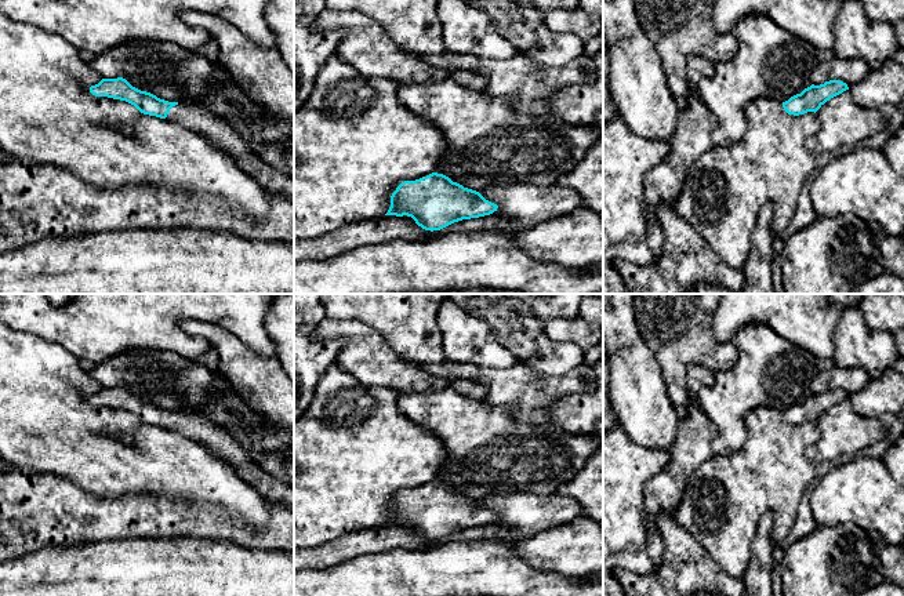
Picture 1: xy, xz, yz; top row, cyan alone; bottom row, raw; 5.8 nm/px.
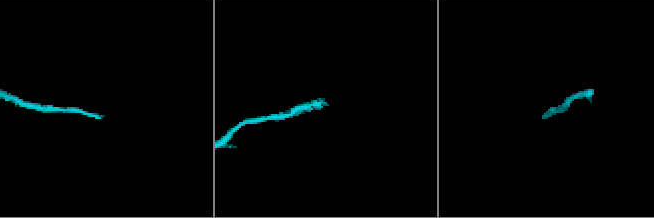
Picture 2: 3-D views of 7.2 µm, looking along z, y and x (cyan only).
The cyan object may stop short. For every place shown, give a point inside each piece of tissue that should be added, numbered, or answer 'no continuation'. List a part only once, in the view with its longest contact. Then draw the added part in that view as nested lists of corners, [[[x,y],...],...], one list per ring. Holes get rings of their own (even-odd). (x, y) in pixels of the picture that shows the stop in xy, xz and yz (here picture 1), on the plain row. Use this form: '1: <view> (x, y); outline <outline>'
1: xy (198, 428); outline [[[181,411],[170,418],[166,429],[207,447],[225,459],[265,499],[280,504],[294,513],[294,487],[265,472],[248,450],[213,418]]]

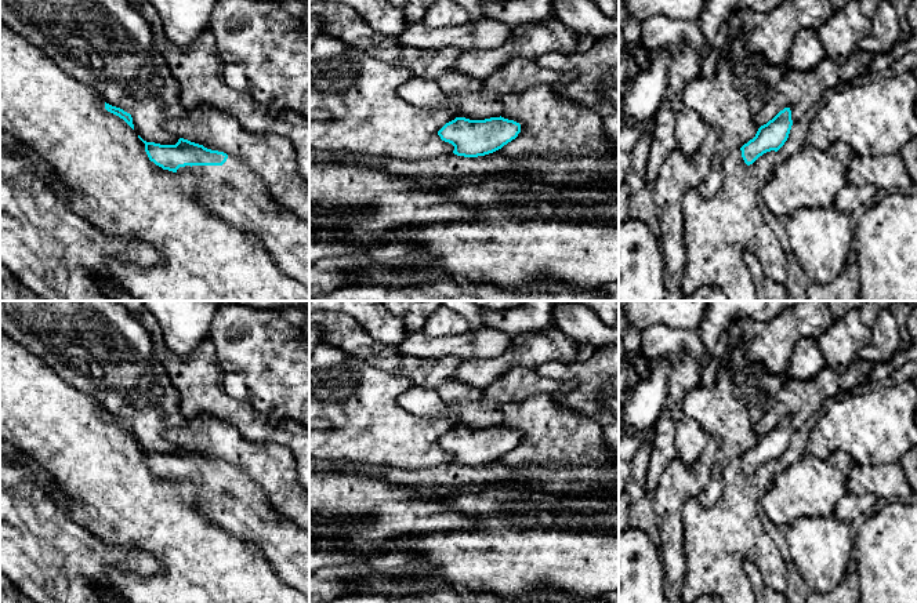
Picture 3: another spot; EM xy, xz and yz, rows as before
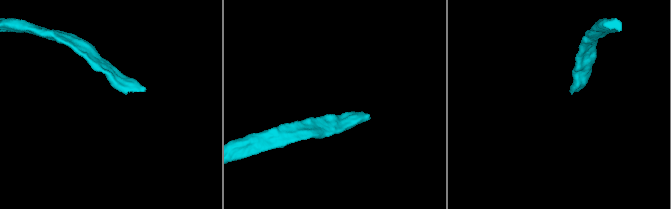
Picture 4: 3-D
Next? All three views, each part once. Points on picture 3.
1: xy (232, 501); outline [[[228,465],[222,475],[185,475],[180,476],[177,483],[192,483],[200,512],[225,531],[258,545],[282,581],[309,597],[309,535],[283,519],[260,486],[243,471]]]

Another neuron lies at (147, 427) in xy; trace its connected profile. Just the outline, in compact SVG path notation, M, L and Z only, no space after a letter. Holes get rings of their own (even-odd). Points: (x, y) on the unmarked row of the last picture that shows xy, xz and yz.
M0 301L0 330L29 353L37 356L64 382L86 393L106 413L133 426L134 440L146 451L175 454L180 446L162 436L167 428L186 425L180 399L167 379L166 368L155 356L149 333L119 301Z

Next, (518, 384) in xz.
M514 367L483 389L479 400L447 403L432 389L413 386L398 399L398 404L418 417L447 417L453 418L457 426L485 429L503 424L505 404L521 403L543 393L568 393L575 386L573 379L547 378L534 368Z

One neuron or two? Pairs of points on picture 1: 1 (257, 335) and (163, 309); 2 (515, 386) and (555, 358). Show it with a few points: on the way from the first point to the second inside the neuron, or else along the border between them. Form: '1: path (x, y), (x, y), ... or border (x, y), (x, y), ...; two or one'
1: path (233, 312), (229, 308), (187, 308); one
2: border (574, 367), (556, 375), (545, 375), (540, 371); two

